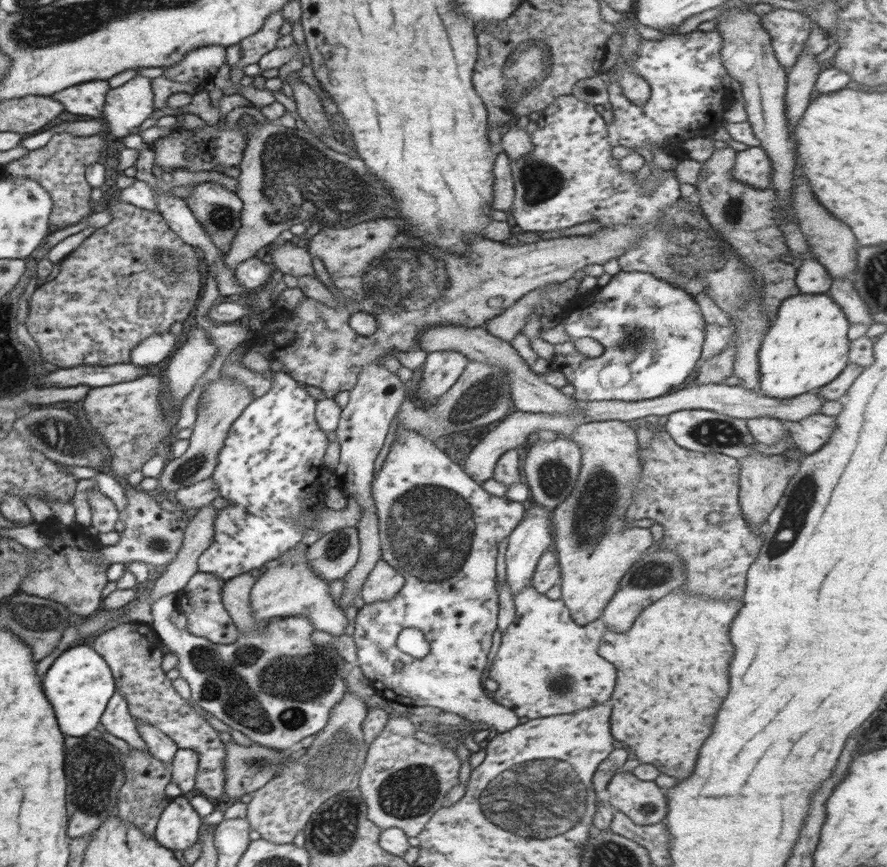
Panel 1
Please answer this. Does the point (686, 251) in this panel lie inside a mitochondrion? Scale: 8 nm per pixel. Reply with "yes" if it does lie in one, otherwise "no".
yes

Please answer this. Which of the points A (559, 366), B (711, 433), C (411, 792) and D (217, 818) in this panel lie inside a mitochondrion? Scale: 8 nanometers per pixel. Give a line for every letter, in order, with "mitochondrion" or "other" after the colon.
A: other
B: mitochondrion
C: mitochondrion
D: other

